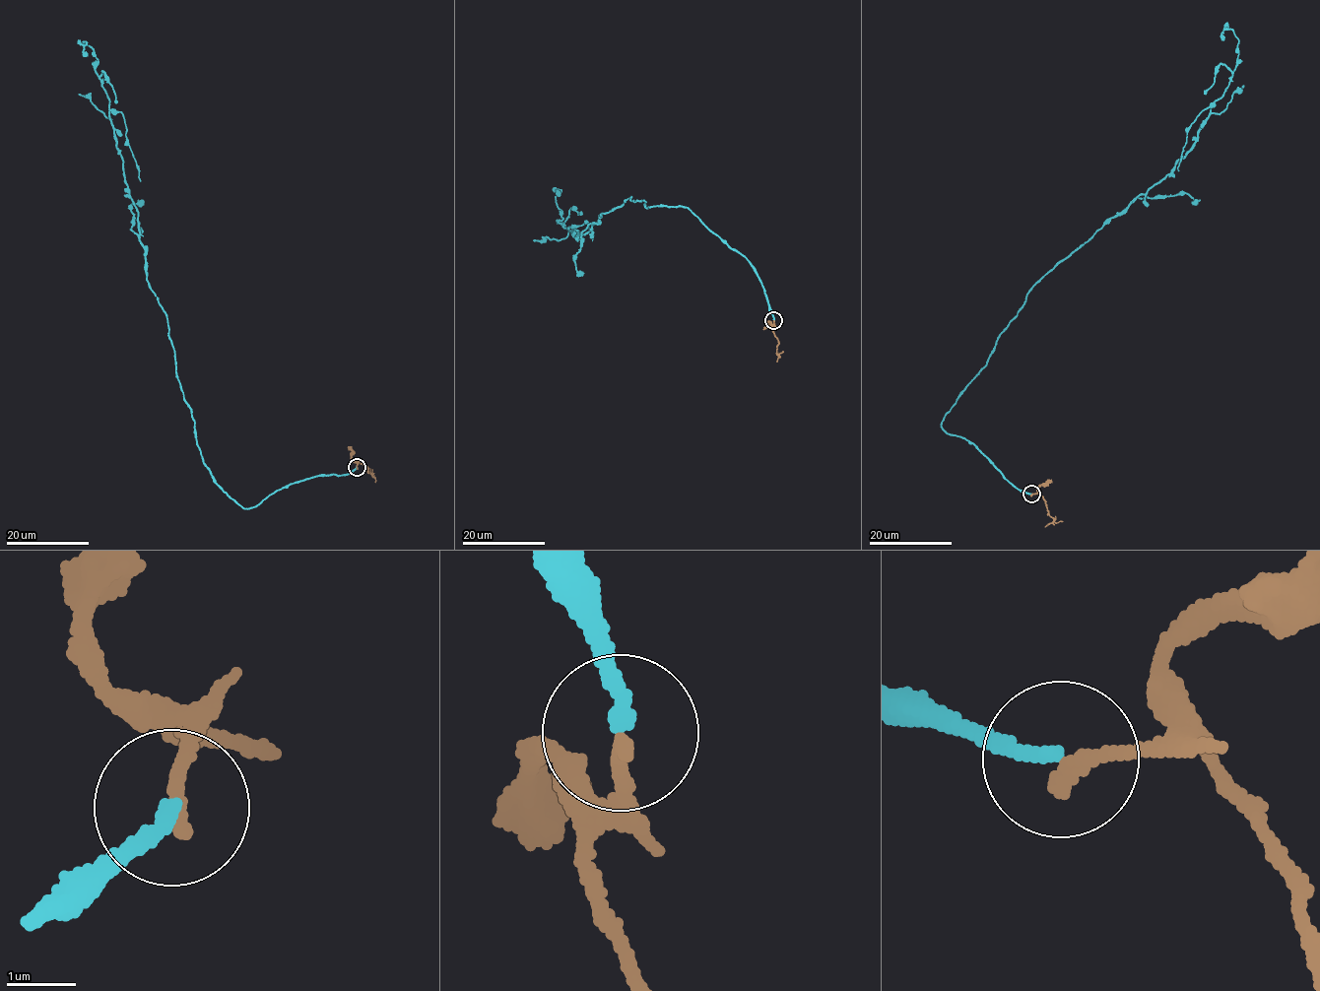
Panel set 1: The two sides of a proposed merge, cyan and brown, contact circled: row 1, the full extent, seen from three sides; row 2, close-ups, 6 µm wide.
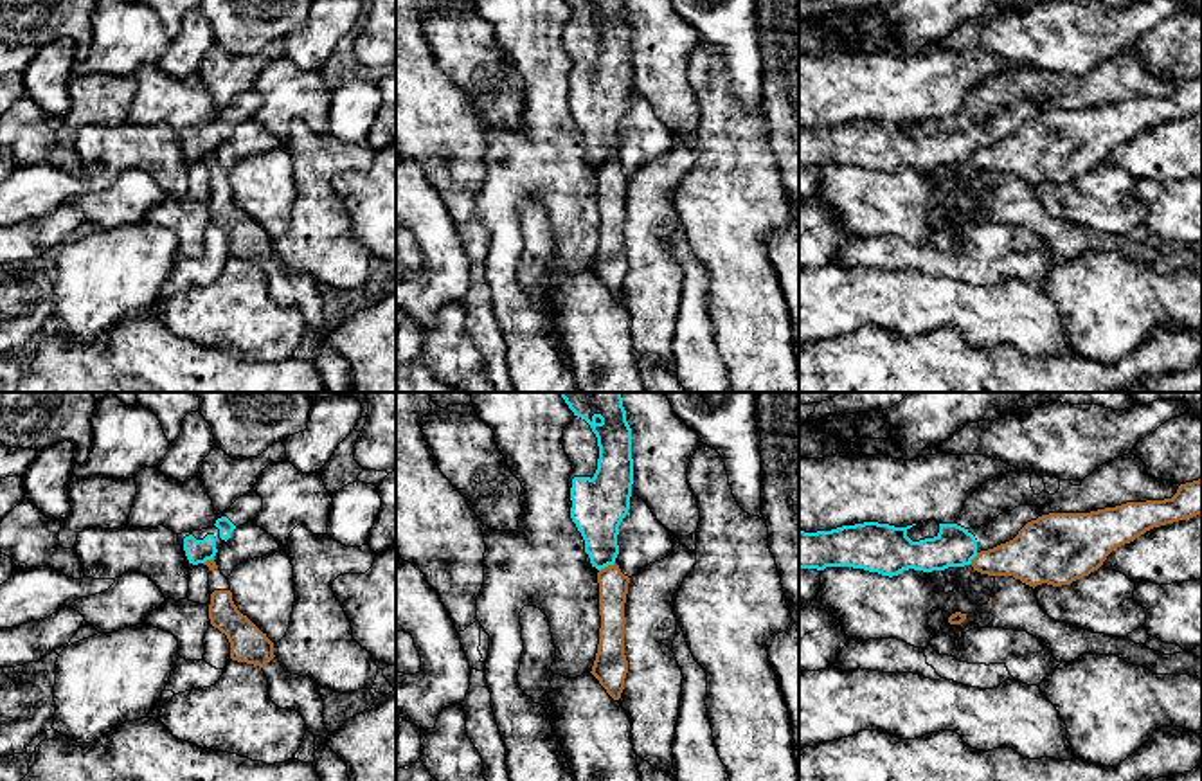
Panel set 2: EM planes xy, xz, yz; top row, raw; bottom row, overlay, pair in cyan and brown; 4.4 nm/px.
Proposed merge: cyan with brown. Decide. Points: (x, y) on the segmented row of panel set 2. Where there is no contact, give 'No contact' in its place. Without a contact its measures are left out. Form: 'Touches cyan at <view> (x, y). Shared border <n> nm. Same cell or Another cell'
Touches cyan at xz (607, 565). Shared border 80 nm. Another cell

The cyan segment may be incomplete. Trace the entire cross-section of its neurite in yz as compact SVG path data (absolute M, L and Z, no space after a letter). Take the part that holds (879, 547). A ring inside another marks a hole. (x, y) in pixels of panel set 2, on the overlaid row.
M1018 506L981 527L964 529L939 524L934 538L912 542L907 527L864 522L831 531L799 531L799 569L853 567L882 576L914 569L923 572L970 565L981 552L1013 540L1031 520L1042 516L1038 506Z

